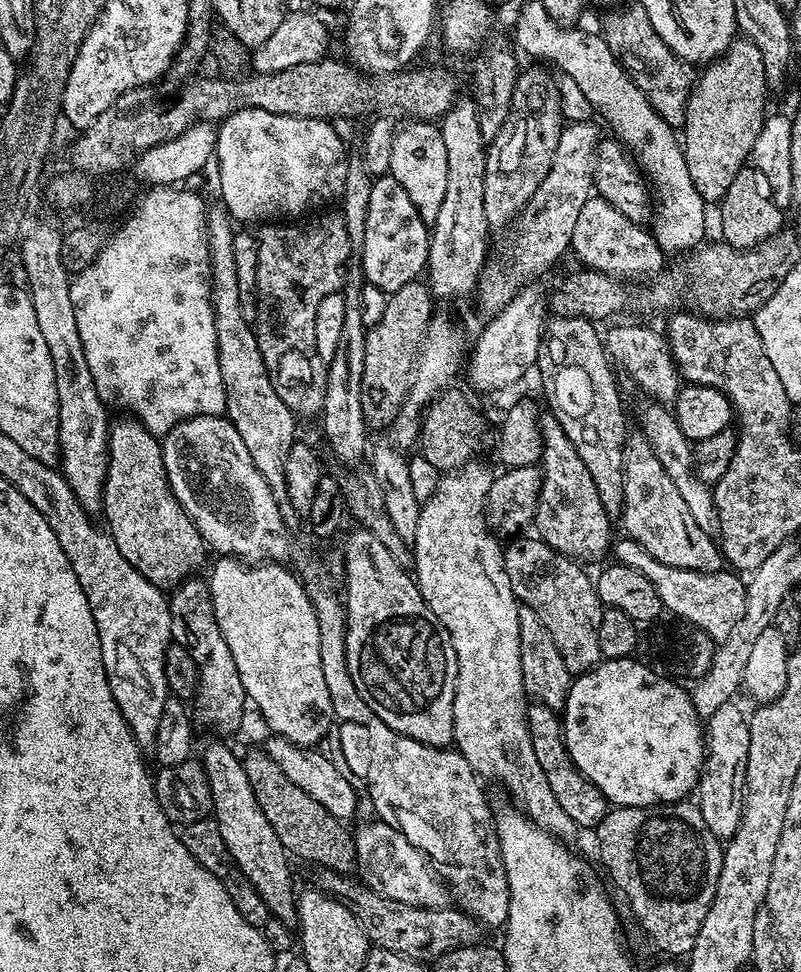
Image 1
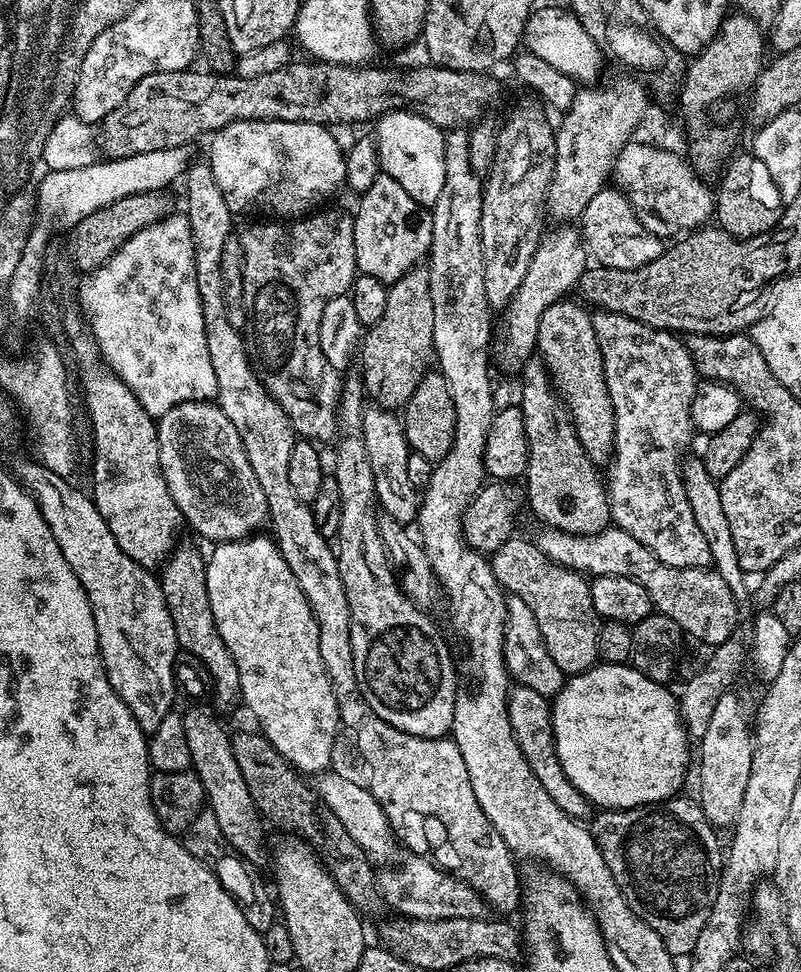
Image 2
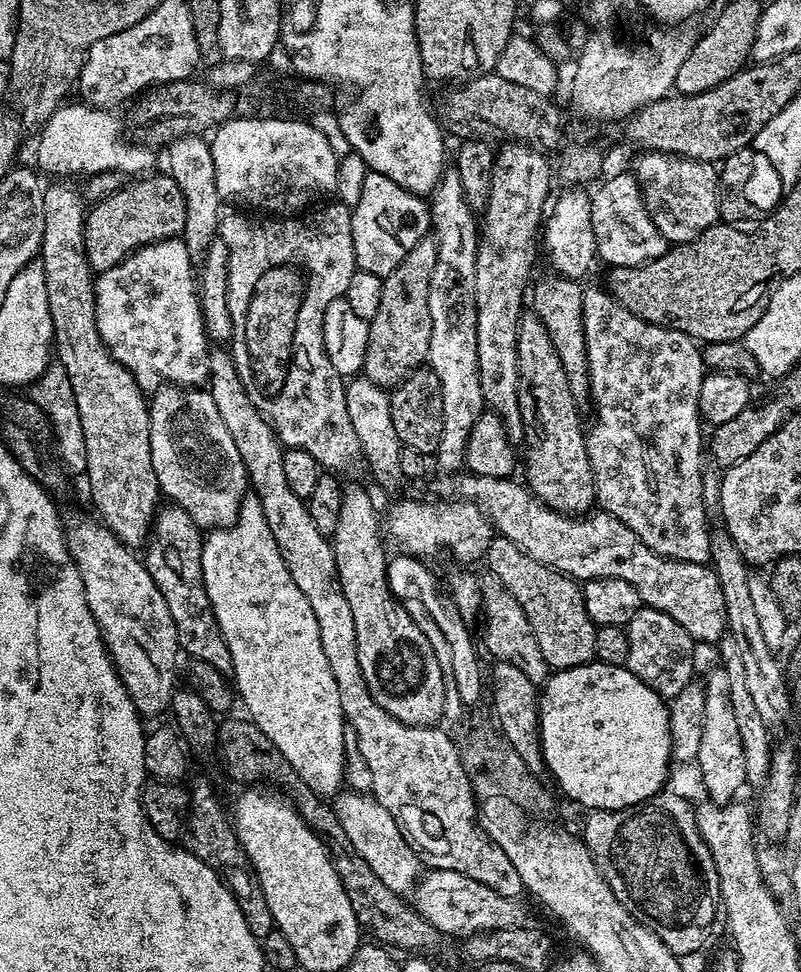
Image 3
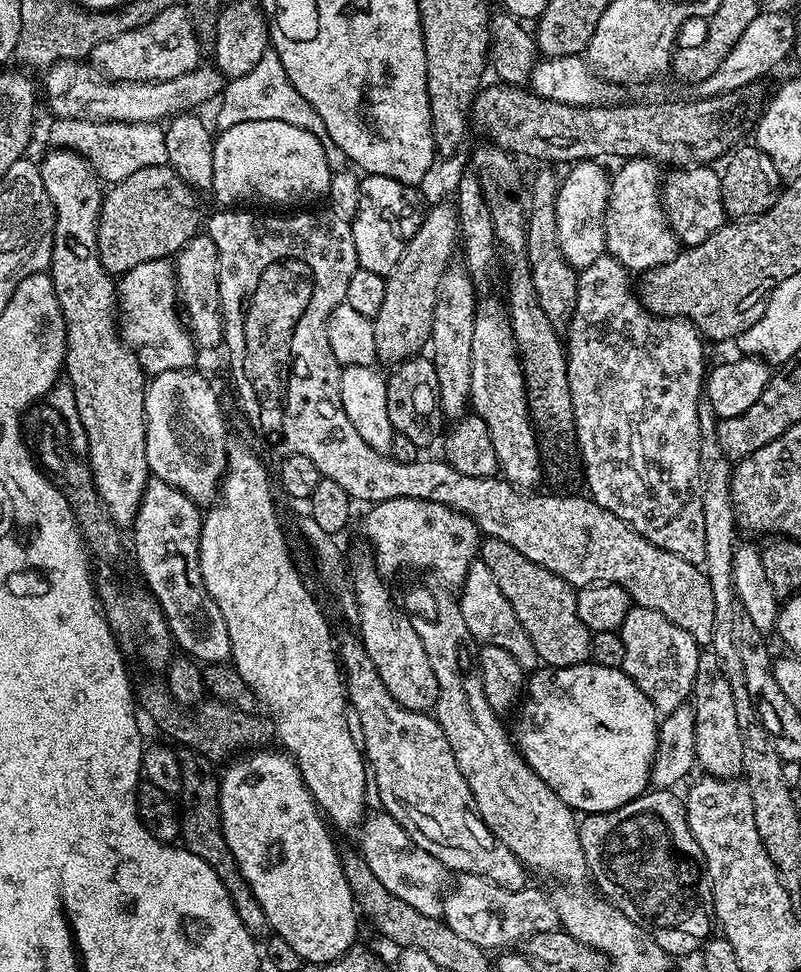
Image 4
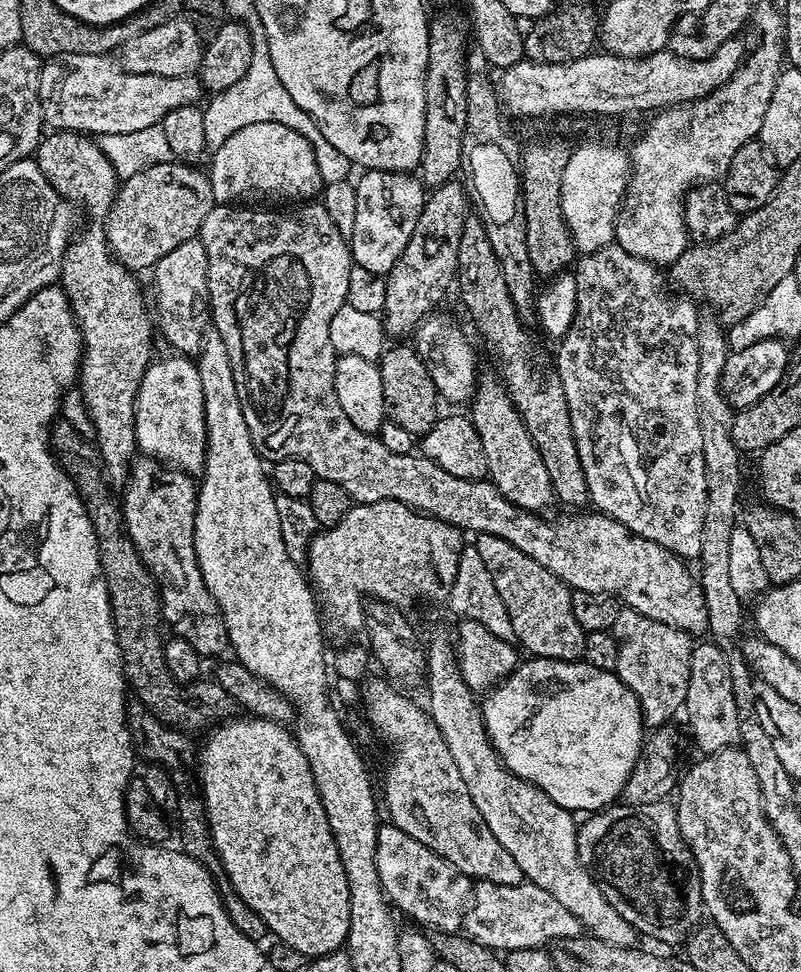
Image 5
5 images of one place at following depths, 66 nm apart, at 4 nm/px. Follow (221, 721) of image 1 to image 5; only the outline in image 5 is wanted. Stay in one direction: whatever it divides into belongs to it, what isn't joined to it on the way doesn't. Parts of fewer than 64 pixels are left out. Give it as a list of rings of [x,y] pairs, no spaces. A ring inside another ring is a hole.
[[[141,455],[133,459],[130,465],[130,475],[122,492],[122,507],[124,510],[124,525],[128,537],[134,542],[138,554],[150,574],[160,587],[160,611],[165,625],[172,627],[172,636],[186,638],[194,650],[198,650],[201,658],[208,656],[223,657],[229,651],[228,631],[222,610],[218,602],[214,602],[214,594],[206,590],[206,582],[202,578],[202,570],[198,566],[198,558],[194,550],[194,514],[196,513],[196,498],[198,484],[189,473],[178,468],[169,468],[167,464],[152,459],[151,456]]]

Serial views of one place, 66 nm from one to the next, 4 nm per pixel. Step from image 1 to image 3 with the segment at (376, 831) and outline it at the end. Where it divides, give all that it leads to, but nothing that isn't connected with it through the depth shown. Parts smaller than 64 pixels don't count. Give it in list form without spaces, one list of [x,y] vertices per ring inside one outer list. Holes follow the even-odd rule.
[[[433,867],[433,872],[425,871],[416,881],[410,893],[410,900],[426,922],[434,926],[445,937],[463,938],[473,936],[475,932],[497,932],[507,928],[519,928],[524,916],[524,908],[515,896],[503,896],[498,890],[490,890],[490,886],[482,886],[482,882],[474,882],[466,874],[449,868]]]

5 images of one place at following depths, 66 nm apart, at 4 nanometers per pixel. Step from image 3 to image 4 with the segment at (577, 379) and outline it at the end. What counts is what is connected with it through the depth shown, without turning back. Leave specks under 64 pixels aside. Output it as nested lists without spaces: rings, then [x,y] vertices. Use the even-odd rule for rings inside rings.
[[[544,166],[532,180],[532,189],[526,195],[526,259],[532,267],[534,278],[534,294],[538,294],[538,302],[542,302],[542,310],[546,310],[546,318],[557,326],[567,325],[572,307],[576,304],[577,269],[566,262],[562,250],[558,246],[558,220],[556,218],[556,190],[558,176],[551,172],[551,167]]]

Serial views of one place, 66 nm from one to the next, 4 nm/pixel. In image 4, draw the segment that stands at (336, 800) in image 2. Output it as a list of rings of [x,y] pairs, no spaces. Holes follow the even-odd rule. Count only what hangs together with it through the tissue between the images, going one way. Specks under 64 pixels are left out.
[[[376,810],[373,816],[371,813],[360,825],[358,835],[358,851],[366,866],[370,866],[370,874],[374,874],[374,878],[378,878],[378,882],[382,882],[382,886],[386,886],[390,894],[402,898],[402,902],[414,906],[414,910],[427,916],[440,916],[443,913],[450,872],[442,861],[427,852],[423,844],[413,839],[395,818],[383,810]]]

